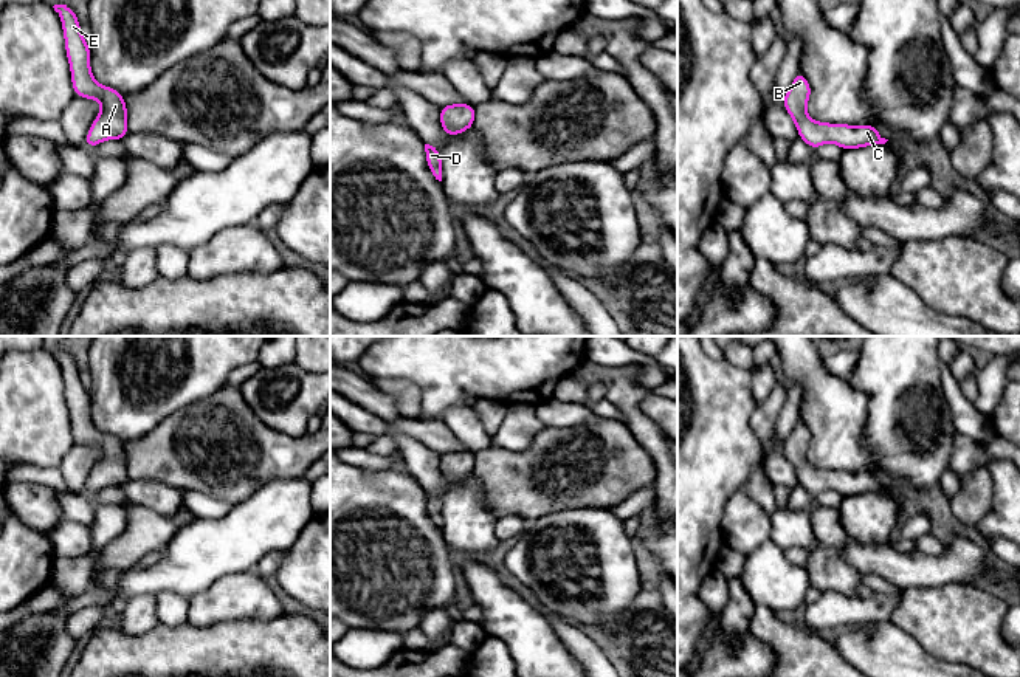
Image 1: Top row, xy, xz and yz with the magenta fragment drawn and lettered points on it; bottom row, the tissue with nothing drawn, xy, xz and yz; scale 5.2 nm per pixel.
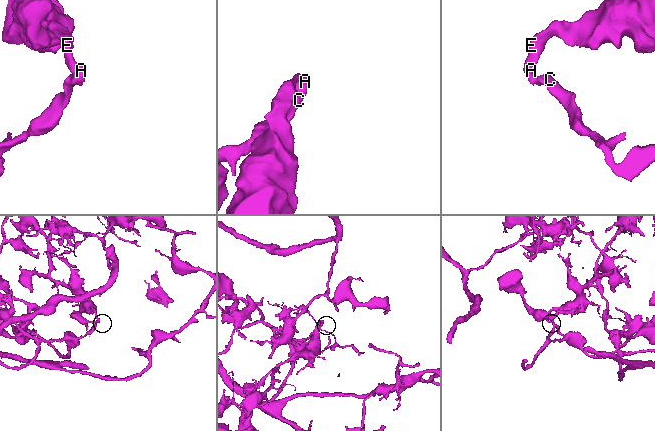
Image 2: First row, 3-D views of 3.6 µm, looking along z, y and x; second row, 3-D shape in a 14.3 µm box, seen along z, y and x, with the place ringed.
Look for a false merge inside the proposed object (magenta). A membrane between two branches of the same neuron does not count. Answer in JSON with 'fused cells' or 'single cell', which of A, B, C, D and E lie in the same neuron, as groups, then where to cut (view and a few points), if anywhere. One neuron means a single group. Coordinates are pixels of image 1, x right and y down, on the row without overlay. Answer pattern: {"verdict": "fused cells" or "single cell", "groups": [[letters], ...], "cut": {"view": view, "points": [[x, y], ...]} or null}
{"verdict": "single cell", "groups": [["A", "B", "C", "D", "E"]], "cut": null}

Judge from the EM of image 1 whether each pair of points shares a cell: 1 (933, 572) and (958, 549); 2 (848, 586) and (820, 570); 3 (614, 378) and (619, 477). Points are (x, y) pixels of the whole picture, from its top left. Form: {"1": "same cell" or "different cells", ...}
{"1": "same cell", "2": "same cell", "3": "different cells"}

